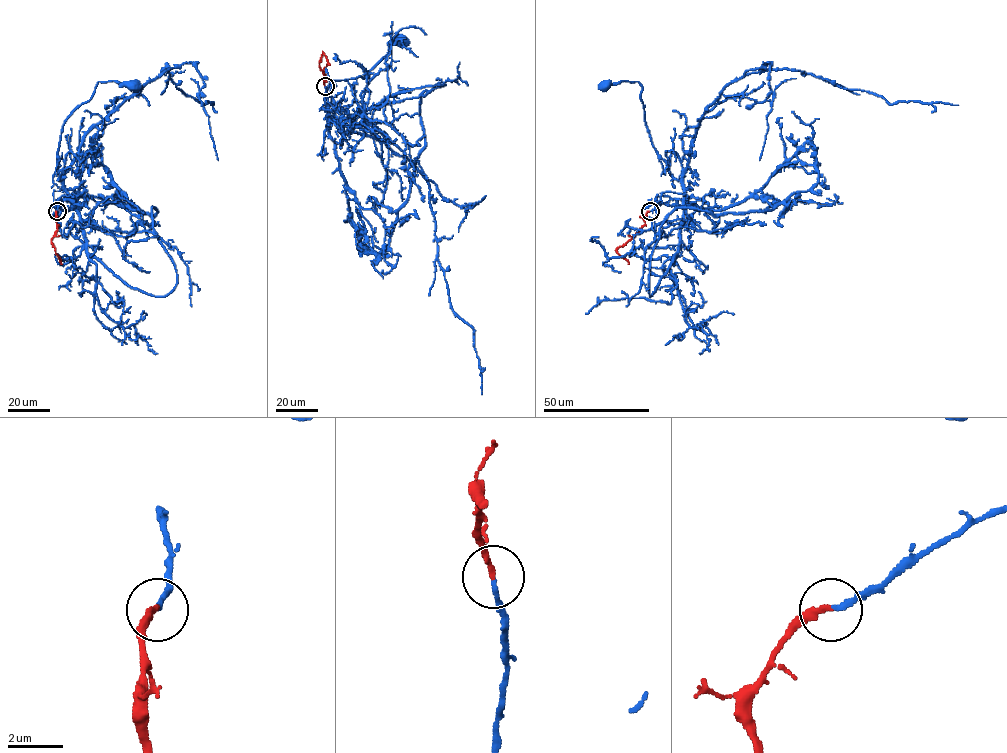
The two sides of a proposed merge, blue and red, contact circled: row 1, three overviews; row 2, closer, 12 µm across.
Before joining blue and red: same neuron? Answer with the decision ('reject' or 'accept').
accept

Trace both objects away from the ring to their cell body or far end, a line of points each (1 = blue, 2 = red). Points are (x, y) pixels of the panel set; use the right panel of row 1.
1: (650, 211), (671, 199), (683, 200), (682, 183), (671, 173), (651, 141), (638, 82), (604, 84)
2: (650, 211), (644, 217), (645, 224), (616, 249), (628, 264)

